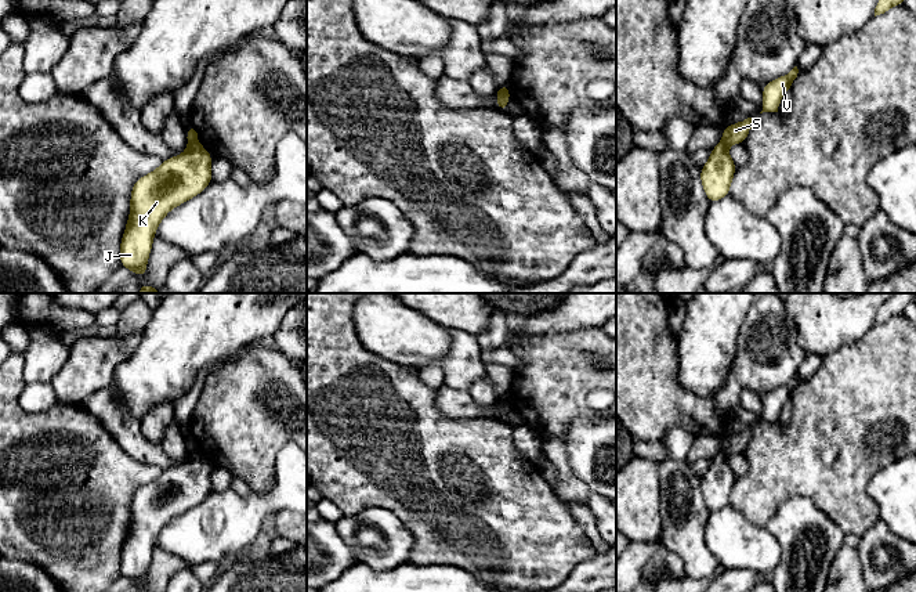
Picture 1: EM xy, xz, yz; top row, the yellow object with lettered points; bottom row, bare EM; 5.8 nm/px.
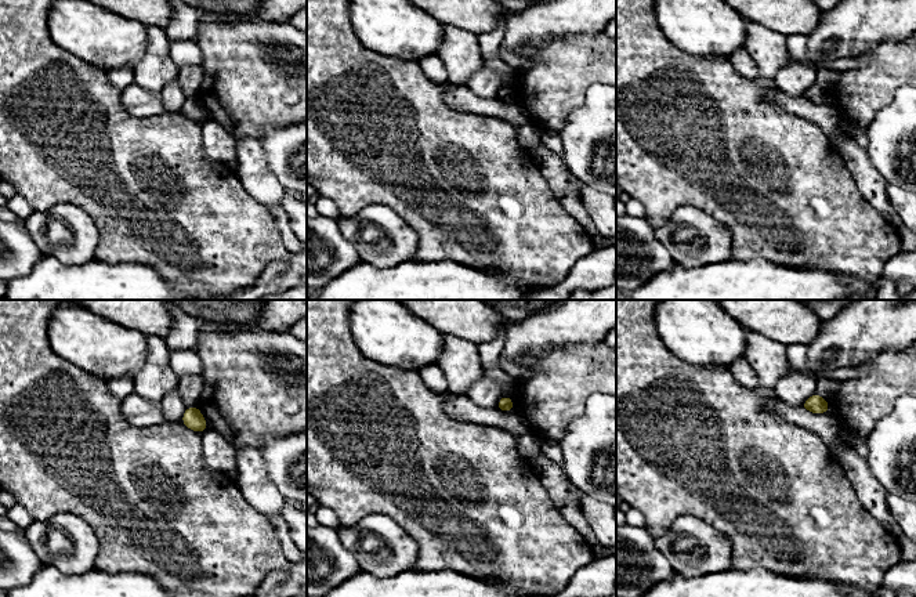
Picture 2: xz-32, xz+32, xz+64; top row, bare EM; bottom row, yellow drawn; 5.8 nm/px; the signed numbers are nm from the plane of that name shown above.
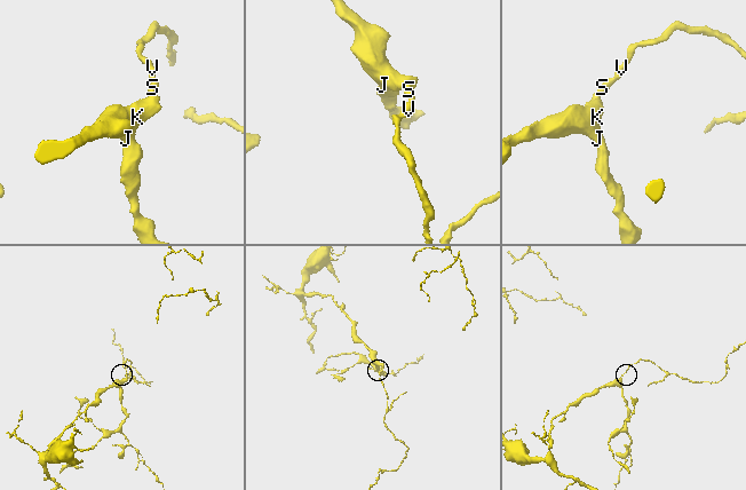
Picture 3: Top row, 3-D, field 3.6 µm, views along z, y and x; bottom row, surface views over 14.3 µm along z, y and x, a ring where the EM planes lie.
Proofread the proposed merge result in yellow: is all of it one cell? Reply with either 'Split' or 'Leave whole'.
Split

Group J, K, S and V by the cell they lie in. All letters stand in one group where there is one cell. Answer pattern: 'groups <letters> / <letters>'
groups J K / S V

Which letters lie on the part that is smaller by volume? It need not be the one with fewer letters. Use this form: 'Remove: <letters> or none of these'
Remove: S, V

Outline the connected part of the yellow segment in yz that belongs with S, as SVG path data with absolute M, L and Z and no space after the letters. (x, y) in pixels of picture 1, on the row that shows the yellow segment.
M747 118L739 123L725 126L723 129L723 142L727 145L731 144L743 144L750 129L753 118Z

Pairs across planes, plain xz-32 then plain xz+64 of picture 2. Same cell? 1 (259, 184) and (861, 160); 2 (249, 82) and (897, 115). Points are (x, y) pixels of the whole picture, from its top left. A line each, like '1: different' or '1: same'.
1: same
2: different

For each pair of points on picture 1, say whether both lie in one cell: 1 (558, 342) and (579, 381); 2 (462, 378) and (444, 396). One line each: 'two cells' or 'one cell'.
1: one cell
2: two cells

